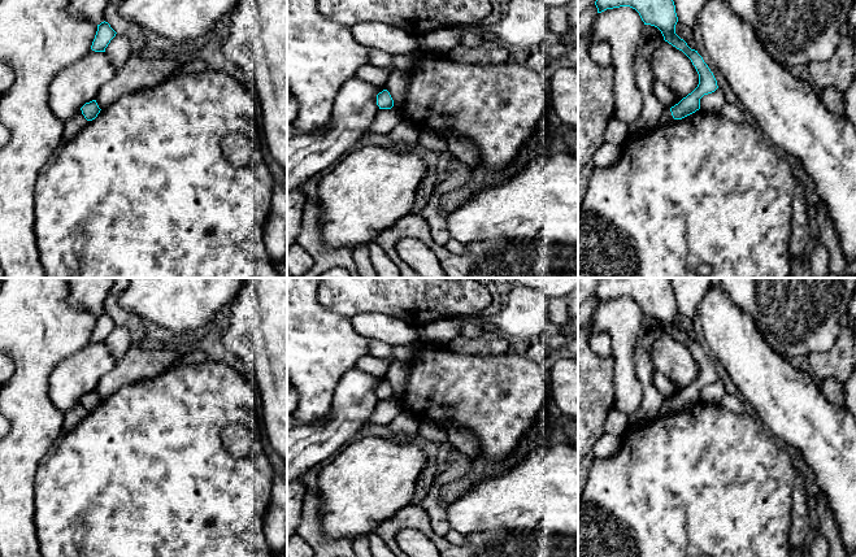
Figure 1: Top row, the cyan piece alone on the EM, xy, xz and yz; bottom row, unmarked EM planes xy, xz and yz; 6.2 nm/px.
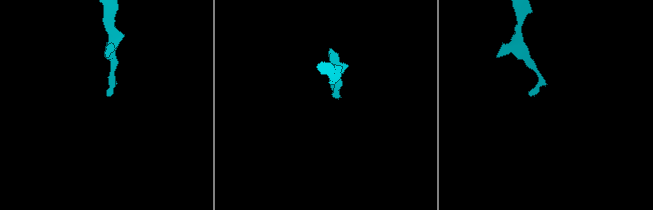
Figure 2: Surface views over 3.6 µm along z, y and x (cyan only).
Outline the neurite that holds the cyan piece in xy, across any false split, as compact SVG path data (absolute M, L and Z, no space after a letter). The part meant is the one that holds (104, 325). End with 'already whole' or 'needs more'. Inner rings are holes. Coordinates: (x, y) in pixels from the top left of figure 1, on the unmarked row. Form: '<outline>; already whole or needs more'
M101 313L97 316L97 322L92 332L91 340L95 343L105 343L105 339L110 331L116 327L116 322L110 318L108 313Z; already whole

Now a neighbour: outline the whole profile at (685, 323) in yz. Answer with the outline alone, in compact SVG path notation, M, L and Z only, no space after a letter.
M679 312L675 316L675 325L683 330L691 340L696 341L696 335L692 327L691 318L682 316Z

